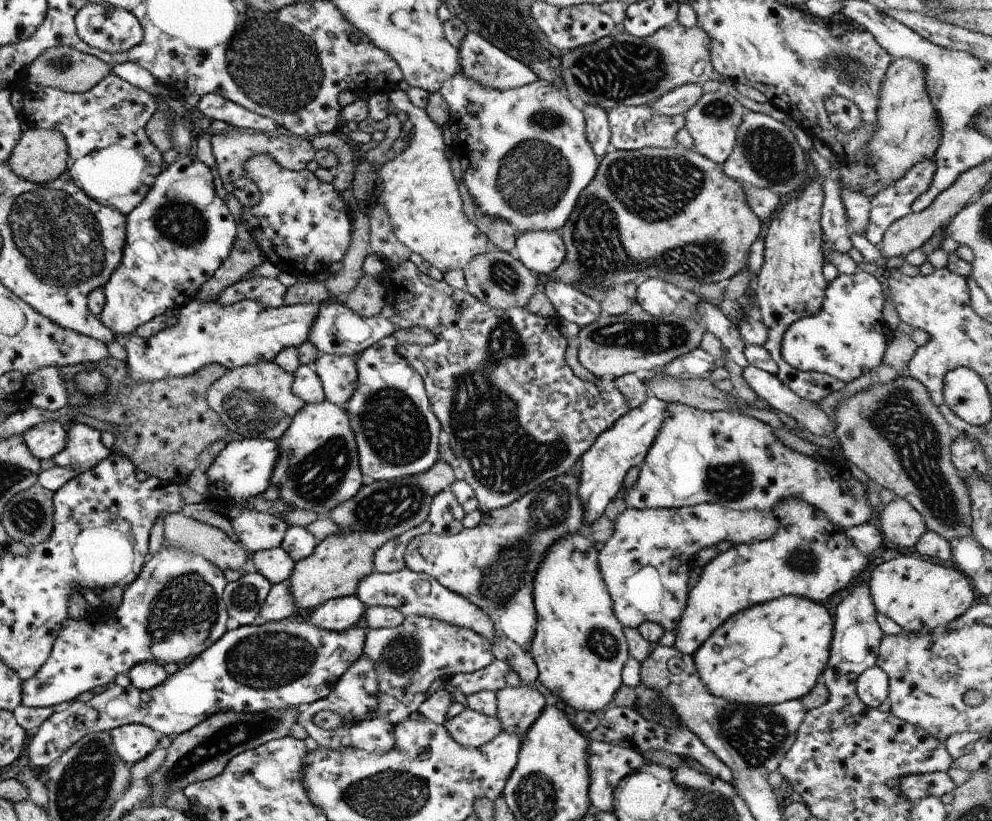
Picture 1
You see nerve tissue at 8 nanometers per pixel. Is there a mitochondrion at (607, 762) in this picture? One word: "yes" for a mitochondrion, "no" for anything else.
no

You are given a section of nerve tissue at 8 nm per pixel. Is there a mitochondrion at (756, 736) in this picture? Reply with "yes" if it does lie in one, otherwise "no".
yes

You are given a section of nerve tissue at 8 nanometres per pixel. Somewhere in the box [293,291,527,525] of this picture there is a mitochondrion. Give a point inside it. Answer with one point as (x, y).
(395, 429)

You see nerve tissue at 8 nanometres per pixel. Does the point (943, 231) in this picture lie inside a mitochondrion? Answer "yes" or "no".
no

